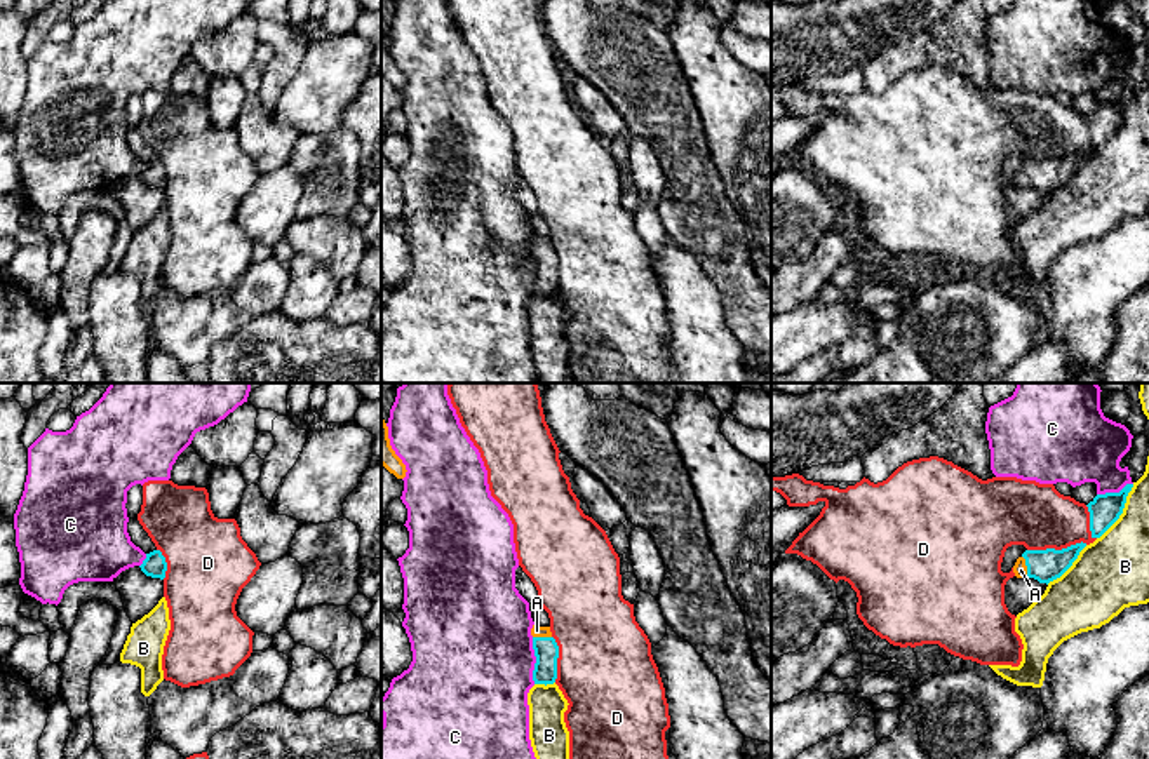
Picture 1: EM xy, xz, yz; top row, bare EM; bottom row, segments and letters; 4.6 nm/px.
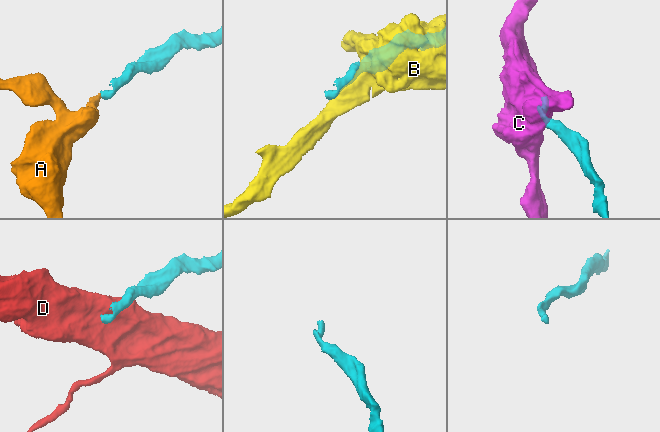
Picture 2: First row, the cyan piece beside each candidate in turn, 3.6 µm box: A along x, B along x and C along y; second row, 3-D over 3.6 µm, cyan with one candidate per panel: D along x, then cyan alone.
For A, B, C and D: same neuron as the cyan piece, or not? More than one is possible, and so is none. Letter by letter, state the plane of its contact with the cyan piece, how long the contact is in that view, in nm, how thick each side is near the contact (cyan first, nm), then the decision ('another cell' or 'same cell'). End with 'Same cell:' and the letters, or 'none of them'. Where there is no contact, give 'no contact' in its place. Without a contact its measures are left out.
A: yz | 100 nm | 150/60 nm | same cell
B: yz | 300 nm | 140/300 nm | another cell
C: xz | 220 nm | 110/480 nm | another cell
D: yz | 280 nm | 150/300 nm | another cell
Same cell: A

